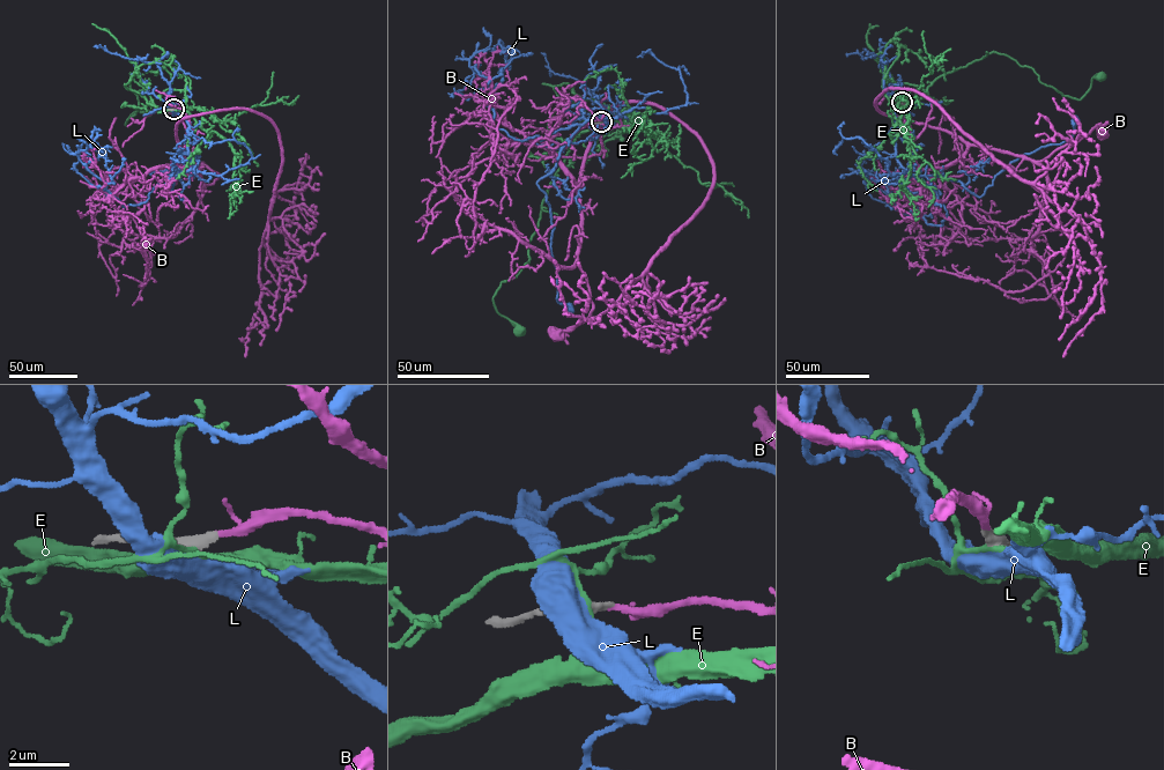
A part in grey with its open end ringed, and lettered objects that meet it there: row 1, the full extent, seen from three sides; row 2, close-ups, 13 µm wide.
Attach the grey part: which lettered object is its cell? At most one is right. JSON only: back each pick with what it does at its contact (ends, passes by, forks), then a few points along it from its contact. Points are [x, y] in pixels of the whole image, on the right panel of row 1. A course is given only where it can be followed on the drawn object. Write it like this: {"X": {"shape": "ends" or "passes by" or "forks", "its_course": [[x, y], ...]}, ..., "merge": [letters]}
{"B": {"shape": "passes by", "its_course": [[902, 102], [910, 127], [911, 154], [922, 169], [961, 161], [970, 146], [1044, 160], [1096, 127], [1103, 132]]}, "merge": ["B"]}

